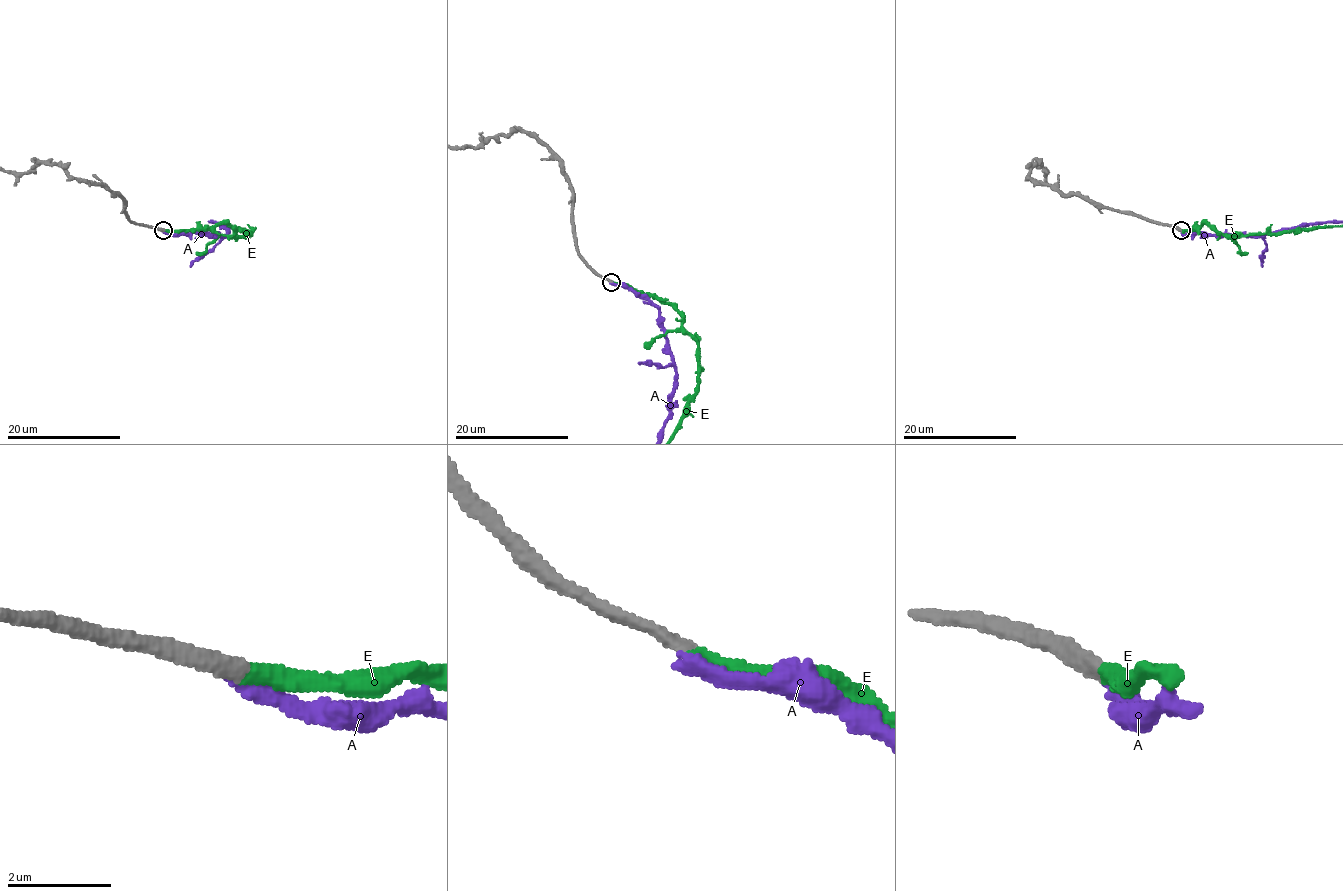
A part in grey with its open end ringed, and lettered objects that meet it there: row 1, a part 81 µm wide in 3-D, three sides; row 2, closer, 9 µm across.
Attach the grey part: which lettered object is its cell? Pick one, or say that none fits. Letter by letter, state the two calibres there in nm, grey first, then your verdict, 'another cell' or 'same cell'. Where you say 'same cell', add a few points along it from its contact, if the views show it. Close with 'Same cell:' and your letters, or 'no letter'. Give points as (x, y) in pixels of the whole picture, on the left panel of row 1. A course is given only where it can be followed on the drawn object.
A: 300/360 nm | another cell
E: 280/320 nm | same cell
Same cell: E

